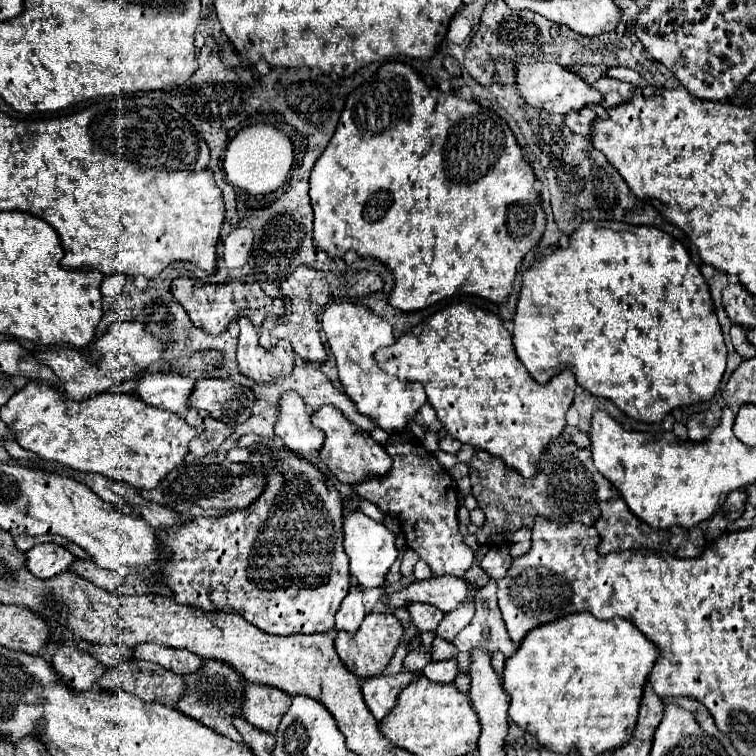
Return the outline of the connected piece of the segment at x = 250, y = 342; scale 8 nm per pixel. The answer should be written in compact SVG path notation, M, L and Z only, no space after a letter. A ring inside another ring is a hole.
M239 317L237 323L241 327L237 363L239 363L239 371L245 377L253 381L269 381L277 375L291 373L295 353L289 341L279 339L277 345L265 349L259 345L257 329L249 321L249 317Z

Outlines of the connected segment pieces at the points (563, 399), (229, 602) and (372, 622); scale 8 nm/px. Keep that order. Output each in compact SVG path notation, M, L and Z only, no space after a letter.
M451 303L411 327L391 347L375 353L383 371L419 381L449 435L475 449L489 451L523 477L539 471L541 453L565 429L565 413L573 403L575 375L565 369L549 383L537 383L515 355L511 333L499 315L473 303Z
M251 445L251 455L245 461L249 469L253 471L263 471L265 473L265 487L263 493L245 509L237 509L231 511L227 515L219 515L219 517L195 517L187 521L179 521L177 525L167 527L165 531L157 529L155 537L159 539L161 547L165 551L169 551L169 555L159 563L161 569L161 579L163 583L173 591L173 599L181 605L187 607L195 607L201 611L227 611L227 613L239 613L241 617L245 617L249 623L253 623L255 627L259 627L261 631L273 633L273 635L295 635L295 633L327 633L335 627L335 613L339 611L341 601L345 599L349 587L351 587L351 573L349 573L349 559L343 551L343 499L339 495L339 491L333 487L329 487L327 477L315 467L311 465L307 459L299 457L297 453L289 453L289 455L281 455L275 453L269 447L263 445Z
M369 613L369 615L365 615L359 631L355 631L355 633L337 631L335 649L337 649L337 655L341 657L343 665L353 675L373 677L373 675L379 675L387 667L389 659L393 657L393 649L397 647L401 635L403 635L403 627L393 613Z

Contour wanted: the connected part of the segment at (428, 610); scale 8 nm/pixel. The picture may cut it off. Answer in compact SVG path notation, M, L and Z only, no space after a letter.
M409 603L407 613L411 615L413 625L419 631L435 631L437 625L441 623L441 619L445 617L445 613L429 603Z

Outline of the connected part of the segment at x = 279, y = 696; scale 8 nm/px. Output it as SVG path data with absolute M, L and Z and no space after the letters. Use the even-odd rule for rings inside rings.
M247 683L245 693L247 701L243 707L243 717L253 727L275 735L285 711L289 709L291 695L277 687L267 687L261 683Z

